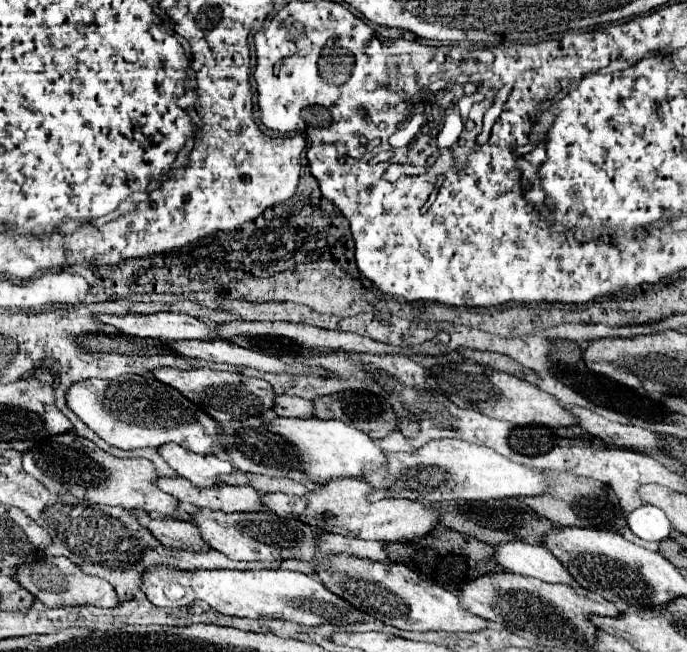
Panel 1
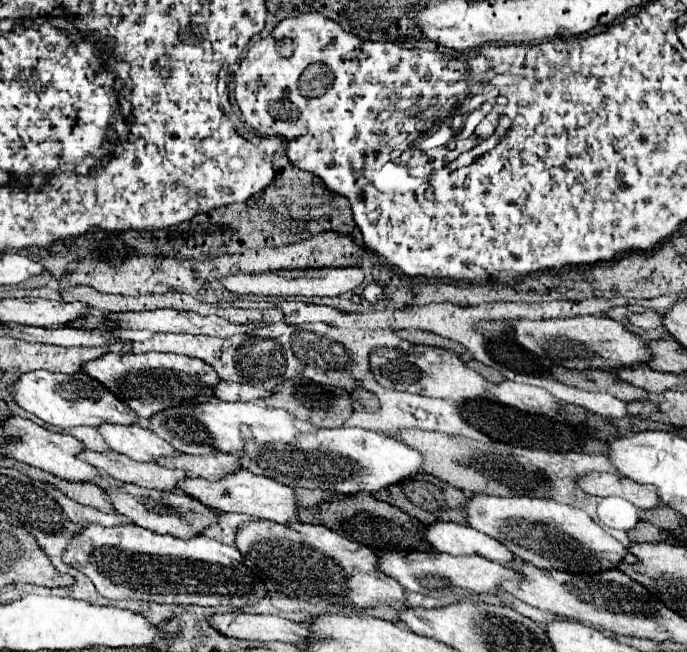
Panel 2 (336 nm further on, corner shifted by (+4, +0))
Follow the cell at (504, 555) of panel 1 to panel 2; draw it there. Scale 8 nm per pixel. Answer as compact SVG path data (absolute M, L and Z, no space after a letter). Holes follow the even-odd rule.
M437 521L427 529L425 535L425 539L441 553L471 557L479 555L503 565L511 565L515 561L515 555L505 545L469 525Z

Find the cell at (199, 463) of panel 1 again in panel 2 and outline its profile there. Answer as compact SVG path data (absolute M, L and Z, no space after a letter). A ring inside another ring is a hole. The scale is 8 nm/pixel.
M101 425L99 433L105 437L107 445L113 451L131 457L133 461L155 463L161 457L177 455L177 449L173 449L173 445L139 425Z

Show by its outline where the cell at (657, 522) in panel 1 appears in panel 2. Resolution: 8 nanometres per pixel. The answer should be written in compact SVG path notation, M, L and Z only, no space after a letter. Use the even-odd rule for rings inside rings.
M605 497L599 501L597 515L603 525L611 529L623 529L629 531L633 525L639 523L639 509L625 499L619 497Z

